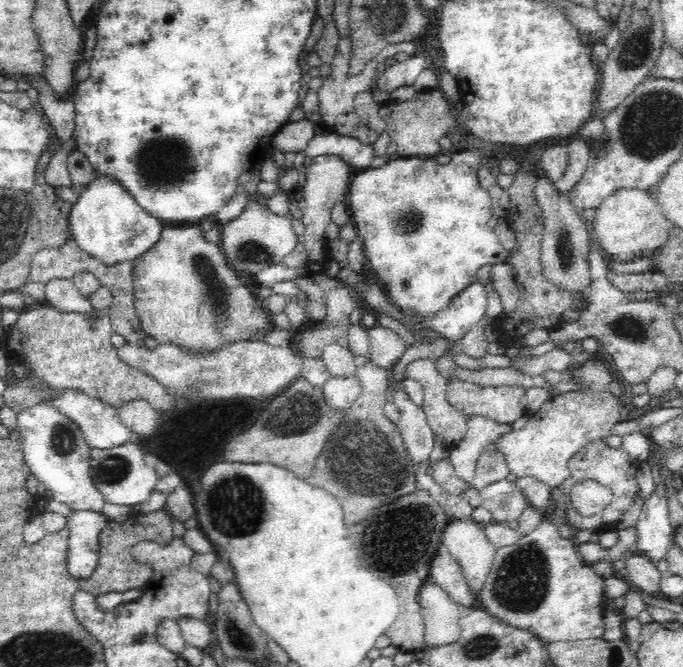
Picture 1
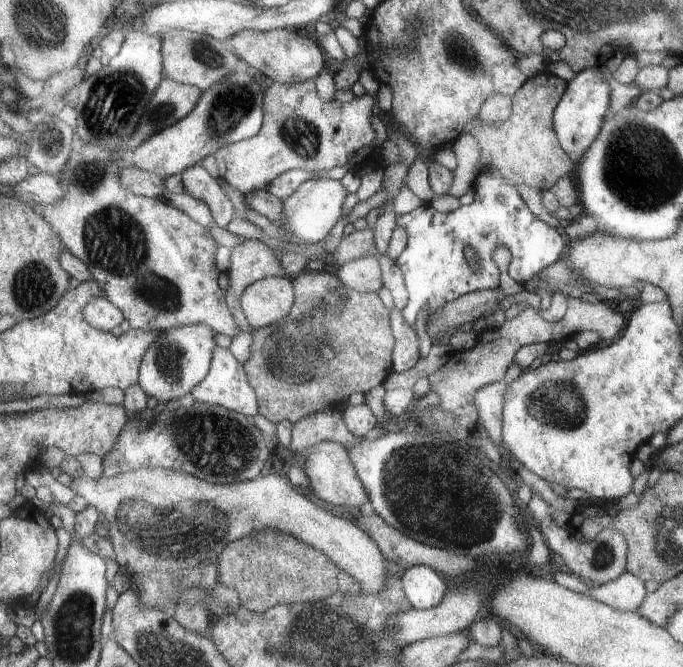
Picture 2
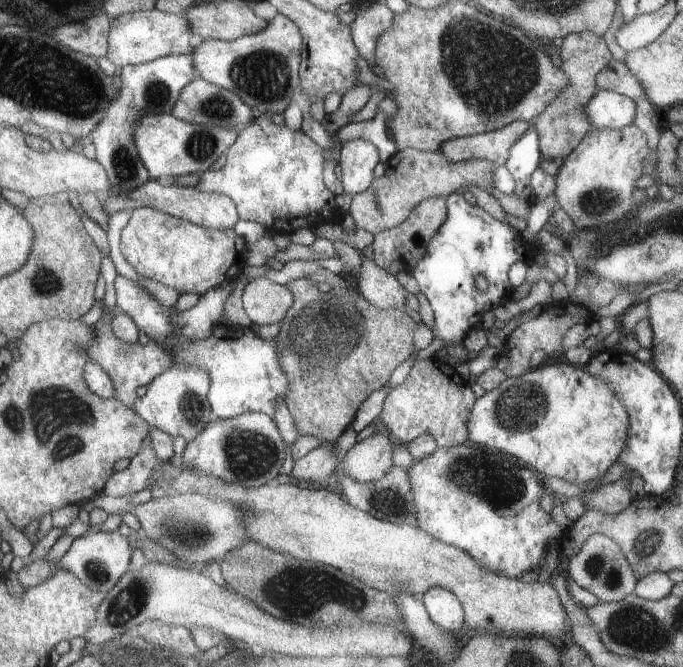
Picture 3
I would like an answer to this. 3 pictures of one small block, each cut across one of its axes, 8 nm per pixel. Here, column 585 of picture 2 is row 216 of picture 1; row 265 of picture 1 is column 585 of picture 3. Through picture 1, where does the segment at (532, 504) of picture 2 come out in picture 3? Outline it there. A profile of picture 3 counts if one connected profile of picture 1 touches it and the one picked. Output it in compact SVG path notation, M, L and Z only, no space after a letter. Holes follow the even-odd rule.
M593 534L589 540L585 540L583 550L571 560L571 564L569 564L569 580L575 580L579 586L583 586L591 594L595 594L601 604L621 602L637 586L635 572L629 566L621 546L615 540L611 540L607 536L601 536L601 534Z

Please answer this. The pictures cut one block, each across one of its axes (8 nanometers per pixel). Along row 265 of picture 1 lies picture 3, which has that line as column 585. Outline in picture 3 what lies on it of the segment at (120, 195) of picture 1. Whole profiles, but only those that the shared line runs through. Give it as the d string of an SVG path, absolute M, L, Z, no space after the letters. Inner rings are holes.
M597 90L585 104L591 130L619 130L633 124L635 102L609 90Z

